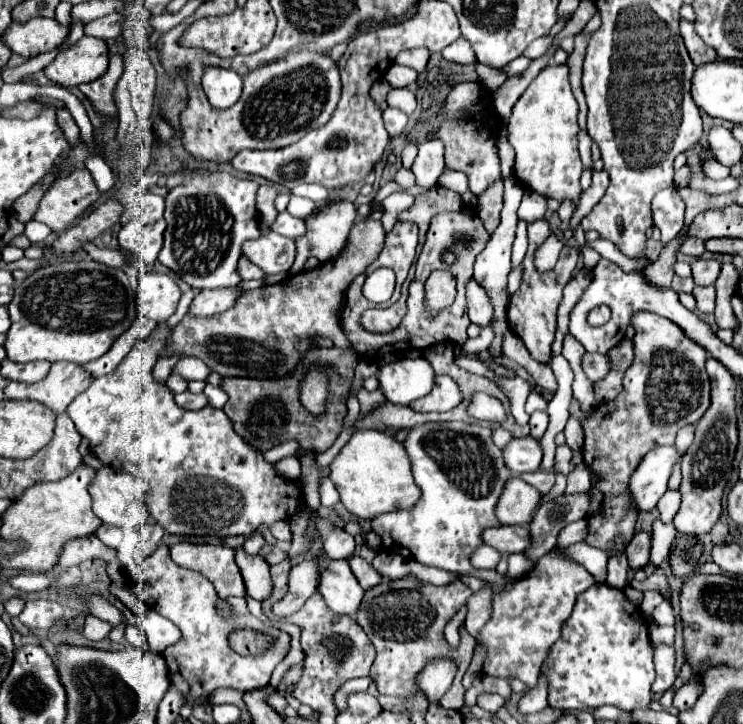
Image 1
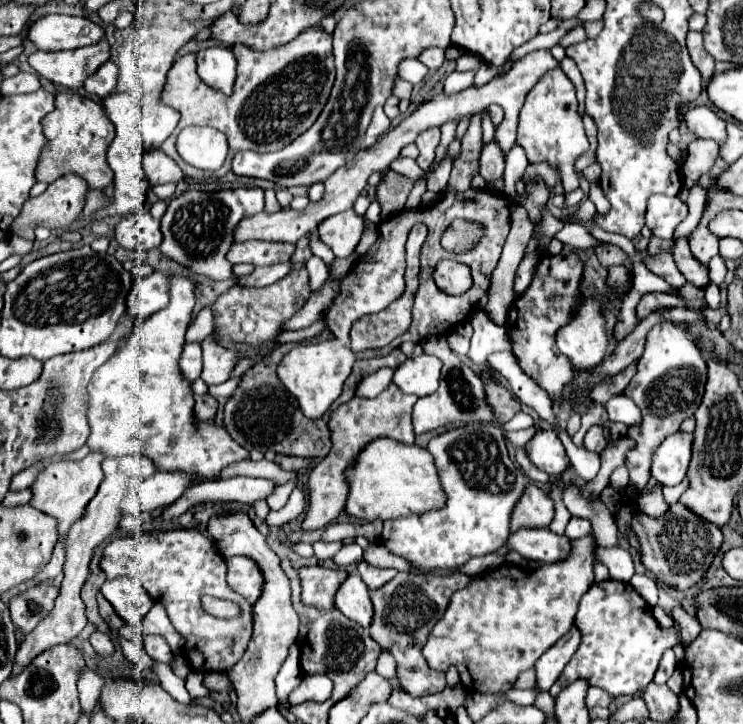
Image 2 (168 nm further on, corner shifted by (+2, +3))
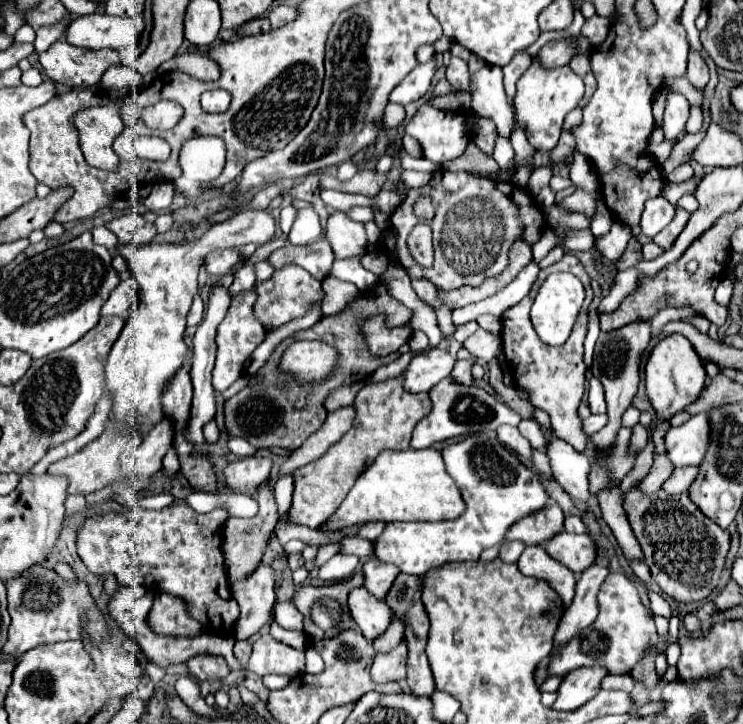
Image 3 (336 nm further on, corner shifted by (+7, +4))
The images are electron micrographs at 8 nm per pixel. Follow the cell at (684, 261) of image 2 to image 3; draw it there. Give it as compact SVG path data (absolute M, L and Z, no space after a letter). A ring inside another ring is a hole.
M677 207L677 217L673 217L673 221L661 233L657 233L657 237L653 241L657 245L661 245L663 249L671 249L673 243L675 243L675 239L679 237L679 233L683 231L683 227L687 225L687 219L689 219L689 213L685 209L681 209L681 207Z

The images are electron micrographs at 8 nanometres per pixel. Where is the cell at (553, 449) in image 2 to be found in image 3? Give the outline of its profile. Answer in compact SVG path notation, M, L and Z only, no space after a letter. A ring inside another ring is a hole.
M561 439L549 441L545 453L549 457L553 477L563 487L563 491L567 491L575 499L585 501L591 495L589 481L587 481L587 475L589 475L587 457L575 451L567 441L561 441Z

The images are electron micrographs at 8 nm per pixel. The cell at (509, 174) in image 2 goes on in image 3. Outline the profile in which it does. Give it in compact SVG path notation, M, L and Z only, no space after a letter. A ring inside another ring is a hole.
M485 65L471 77L471 87L475 89L471 109L481 117L491 117L497 125L501 137L511 139L515 113L507 101L503 89L503 73L499 67Z

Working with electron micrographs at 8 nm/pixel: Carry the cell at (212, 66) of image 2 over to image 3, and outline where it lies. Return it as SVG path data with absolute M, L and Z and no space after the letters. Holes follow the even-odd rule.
M214 89L204 92L201 95L201 106L209 112L225 112L231 102L231 94L222 89Z

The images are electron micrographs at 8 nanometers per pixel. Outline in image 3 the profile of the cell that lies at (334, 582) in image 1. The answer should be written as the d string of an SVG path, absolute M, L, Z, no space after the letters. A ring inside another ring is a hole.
M357 587L349 593L347 607L351 619L369 641L379 637L391 623L389 607L377 597L373 597L365 587Z

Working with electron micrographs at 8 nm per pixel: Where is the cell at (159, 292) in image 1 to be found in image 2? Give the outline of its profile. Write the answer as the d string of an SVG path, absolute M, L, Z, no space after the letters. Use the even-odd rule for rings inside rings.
M154 272L142 279L134 279L126 300L126 314L136 320L144 320L150 314L162 310L168 304L168 282L166 276Z

